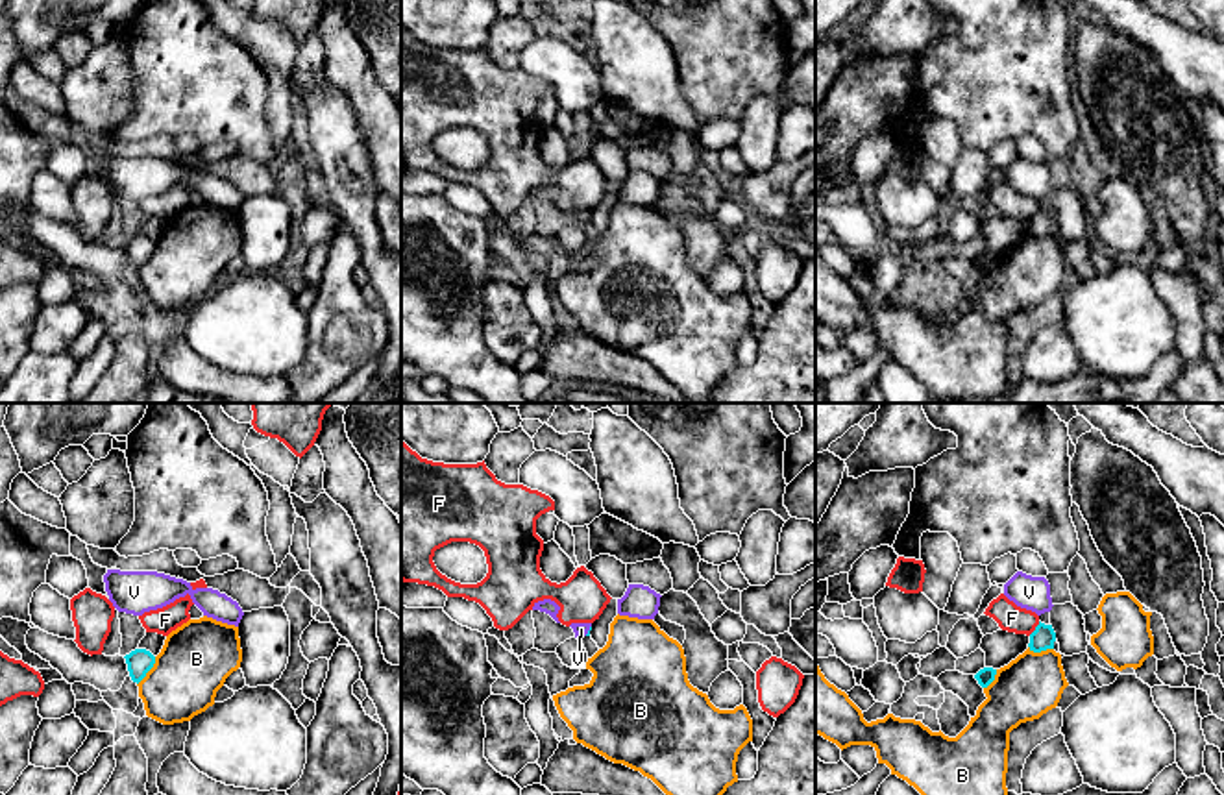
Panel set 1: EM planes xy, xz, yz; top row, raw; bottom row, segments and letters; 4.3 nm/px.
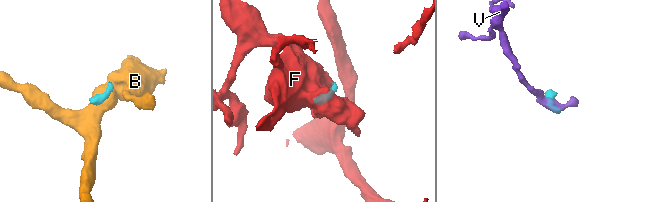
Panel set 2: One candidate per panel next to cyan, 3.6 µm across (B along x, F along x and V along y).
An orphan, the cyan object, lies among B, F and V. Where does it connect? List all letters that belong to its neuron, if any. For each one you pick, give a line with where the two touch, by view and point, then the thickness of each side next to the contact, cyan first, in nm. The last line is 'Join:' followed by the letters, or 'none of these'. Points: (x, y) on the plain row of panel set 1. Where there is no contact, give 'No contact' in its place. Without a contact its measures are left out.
V: Touches cyan at xz (588, 217). Thickness 20 nm (cyan) against 60 nm
Join: V

